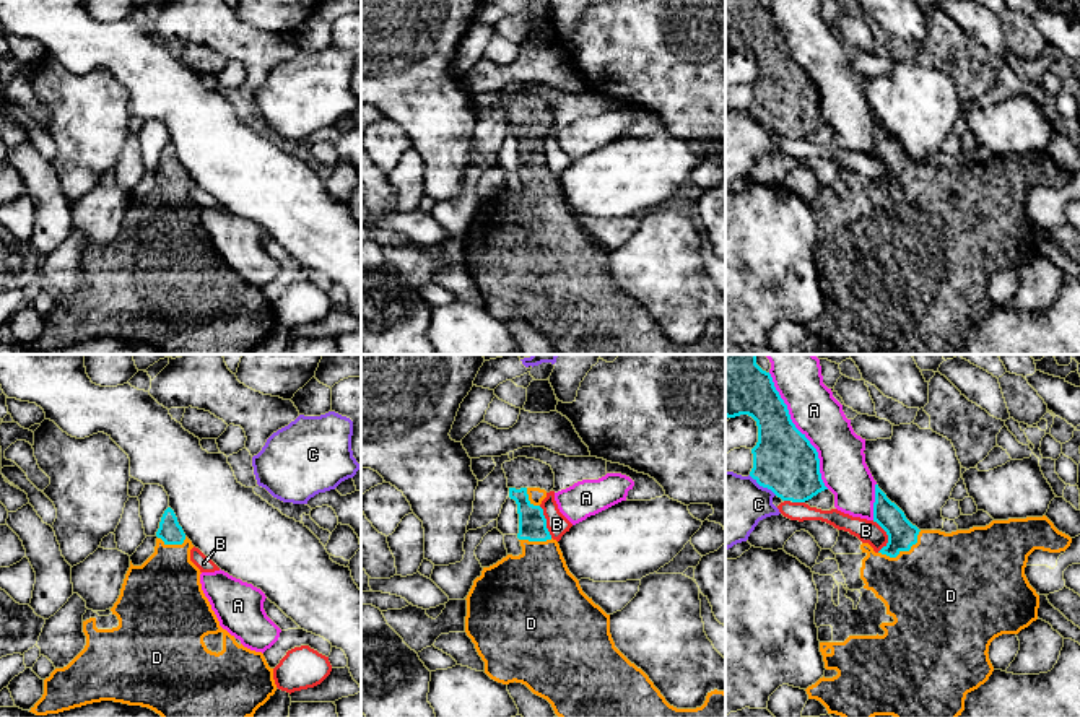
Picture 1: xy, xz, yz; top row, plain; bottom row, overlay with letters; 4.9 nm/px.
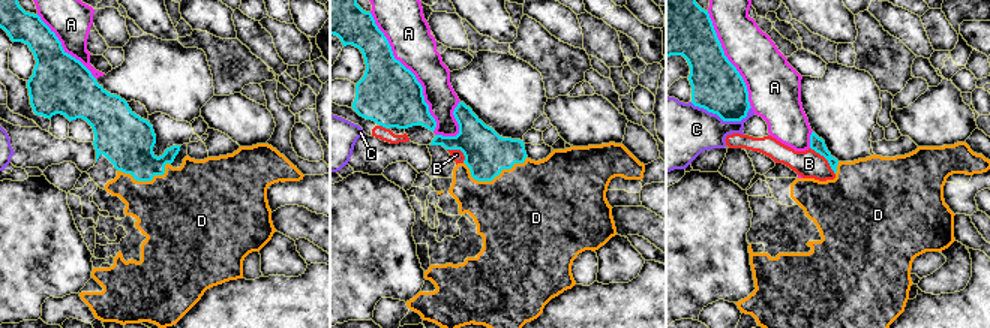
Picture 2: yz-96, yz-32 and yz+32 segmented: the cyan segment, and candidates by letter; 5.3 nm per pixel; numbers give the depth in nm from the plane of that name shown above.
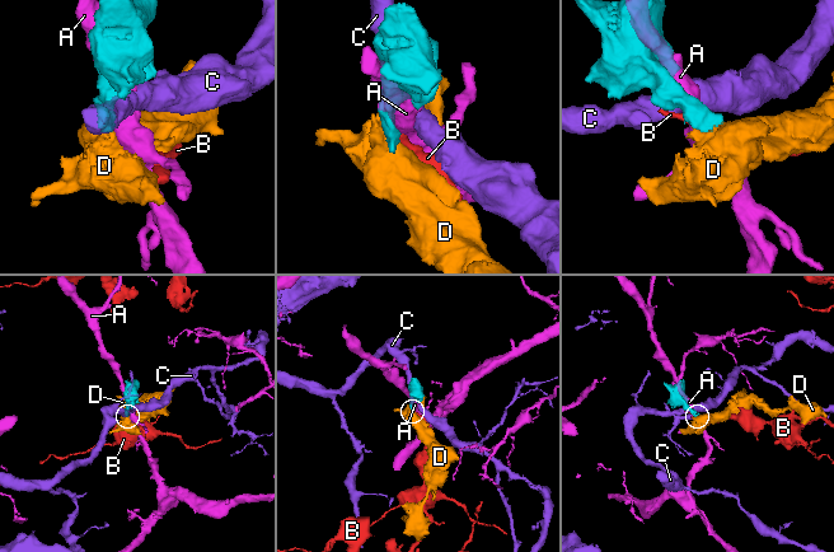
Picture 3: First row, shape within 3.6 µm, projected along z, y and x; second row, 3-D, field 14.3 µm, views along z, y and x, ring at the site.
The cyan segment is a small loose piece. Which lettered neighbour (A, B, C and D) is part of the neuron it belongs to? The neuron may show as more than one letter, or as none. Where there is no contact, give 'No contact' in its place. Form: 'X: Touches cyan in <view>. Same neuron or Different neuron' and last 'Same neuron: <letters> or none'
A: Touches cyan in yz. Different neuron
B: Touches cyan in yz. Different neuron
C: Touches cyan in yz. Different neuron
D: Touches cyan in yz. Same neuron
Same neuron: D

